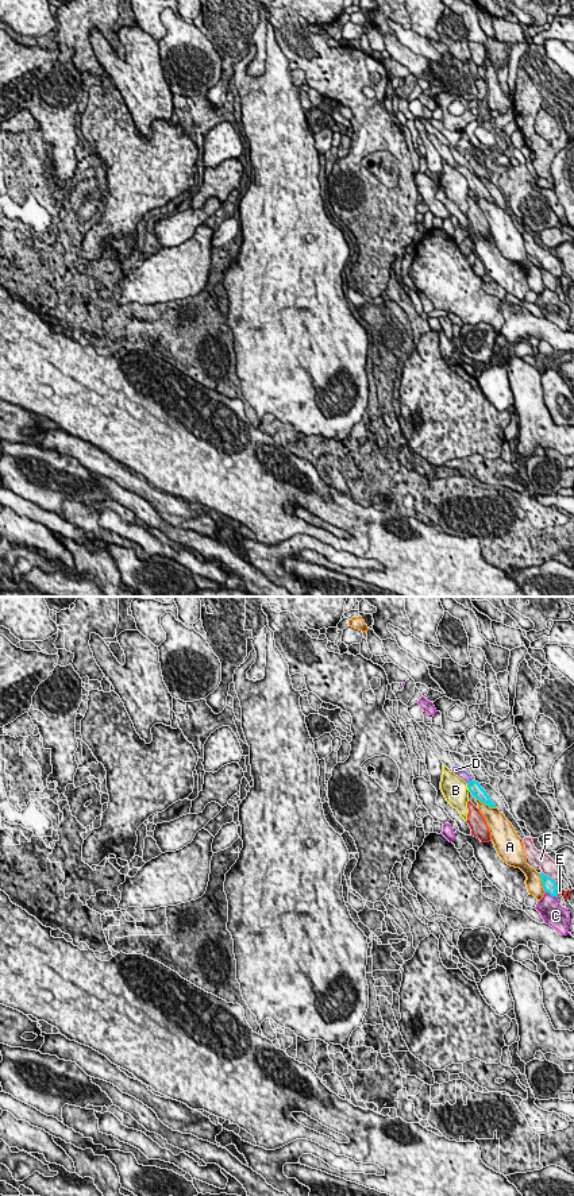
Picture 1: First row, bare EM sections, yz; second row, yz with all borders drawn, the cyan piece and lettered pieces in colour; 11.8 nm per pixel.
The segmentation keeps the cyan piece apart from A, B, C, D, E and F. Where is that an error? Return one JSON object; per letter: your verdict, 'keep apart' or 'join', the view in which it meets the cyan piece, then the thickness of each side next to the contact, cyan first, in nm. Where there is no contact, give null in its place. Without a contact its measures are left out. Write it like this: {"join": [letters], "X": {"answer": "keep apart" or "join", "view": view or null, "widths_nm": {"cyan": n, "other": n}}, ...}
{"join": ["D"], "A": {"answer": "keep apart", "view": "yz", "widths_nm": {"cyan": 160, "other": 240}}, "B": {"answer": "keep apart", "view": "yz", "widths_nm": {"cyan": 160, "other": 300}}, "C": {"answer": "keep apart", "view": "yz", "widths_nm": {"cyan": 170, "other": 280}}, "D": {"answer": "join", "view": "yz", "widths_nm": {"cyan": 160, "other": 100}}, "E": {"answer": "keep apart", "view": "yz", "widths_nm": {"cyan": 170, "other": 90}}, "F": {"answer": "keep apart", "view": "yz", "widths_nm": {"cyan": 170, "other": 200}}}

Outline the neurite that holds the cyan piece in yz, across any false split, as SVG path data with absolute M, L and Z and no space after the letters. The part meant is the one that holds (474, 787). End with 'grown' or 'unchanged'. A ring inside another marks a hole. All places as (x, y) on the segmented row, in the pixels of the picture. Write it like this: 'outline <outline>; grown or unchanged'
outline M452 767L452 772L462 778L469 787L469 791L474 798L477 798L479 802L488 805L489 807L496 807L496 805L492 802L486 791L481 787L481 784L470 778L470 775L466 771L462 771L458 767Z; grown

